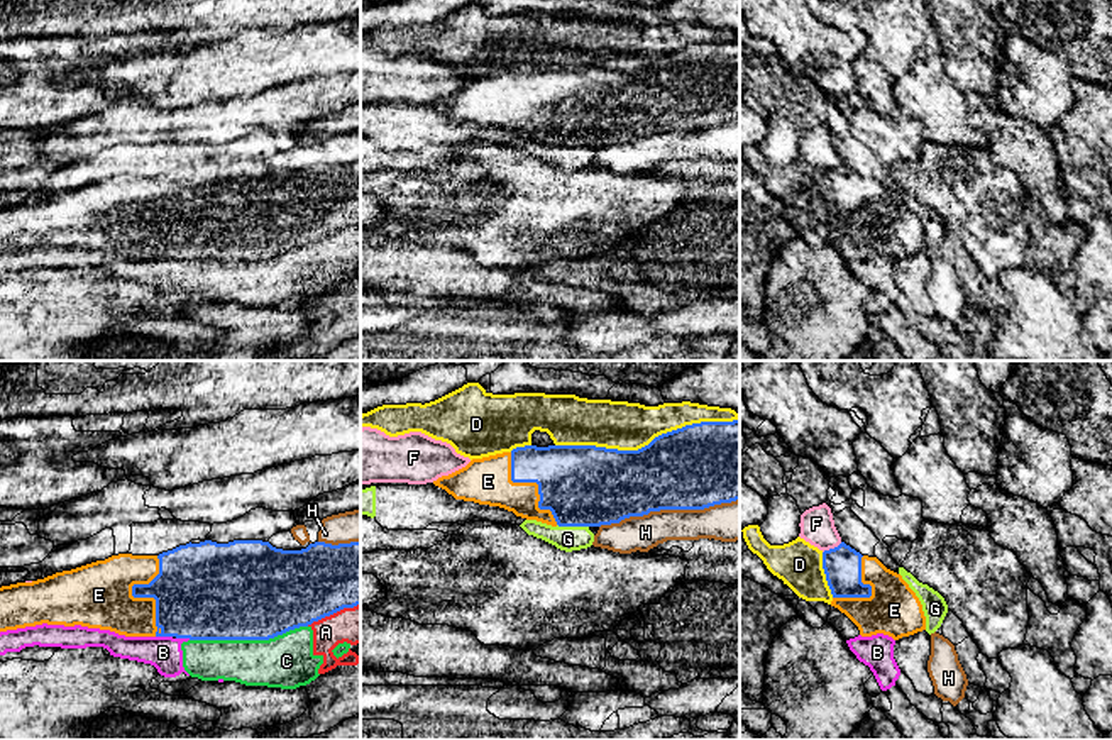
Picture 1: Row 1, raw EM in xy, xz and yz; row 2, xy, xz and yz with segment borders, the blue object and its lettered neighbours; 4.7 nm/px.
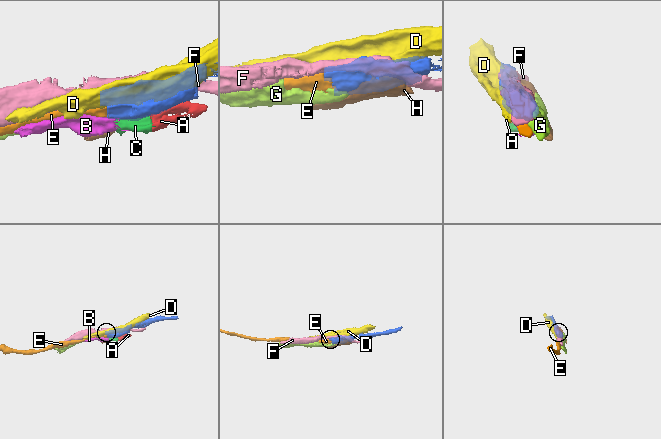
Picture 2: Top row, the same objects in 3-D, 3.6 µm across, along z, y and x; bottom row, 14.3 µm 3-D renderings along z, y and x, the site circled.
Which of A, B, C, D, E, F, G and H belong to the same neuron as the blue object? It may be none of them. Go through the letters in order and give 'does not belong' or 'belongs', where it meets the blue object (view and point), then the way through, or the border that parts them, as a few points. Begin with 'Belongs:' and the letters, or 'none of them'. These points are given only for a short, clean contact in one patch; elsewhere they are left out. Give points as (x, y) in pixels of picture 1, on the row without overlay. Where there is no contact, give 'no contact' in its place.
Belongs: E
A: does not belong; contact xy (332, 234)
B: does not belong; contact xy (165, 256); border xy (156, 256), (171, 258)
C: does not belong; contact xy (247, 259)
D: does not belong; contact xz (649, 65)
E: belongs; contact xy (136, 217)
F: does not belong; contact yz (831, 170)
G: does not belong; contact xz (572, 146); border xz (557, 144), (588, 148)
H: does not belong; contact xz (669, 129)

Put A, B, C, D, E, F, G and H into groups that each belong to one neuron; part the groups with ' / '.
A B C / D / E / F / G / H

